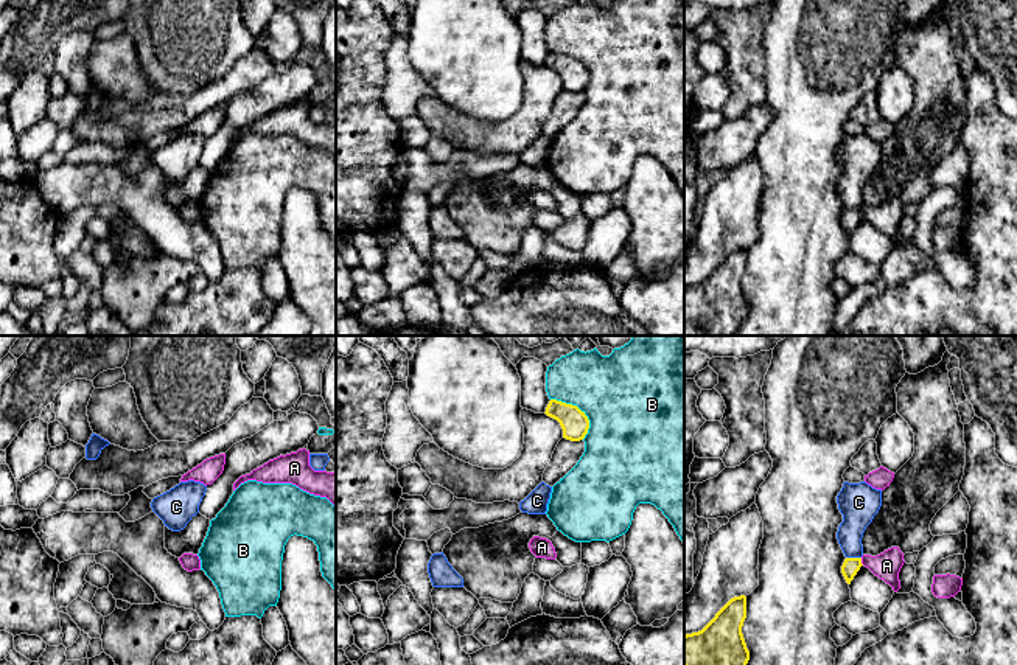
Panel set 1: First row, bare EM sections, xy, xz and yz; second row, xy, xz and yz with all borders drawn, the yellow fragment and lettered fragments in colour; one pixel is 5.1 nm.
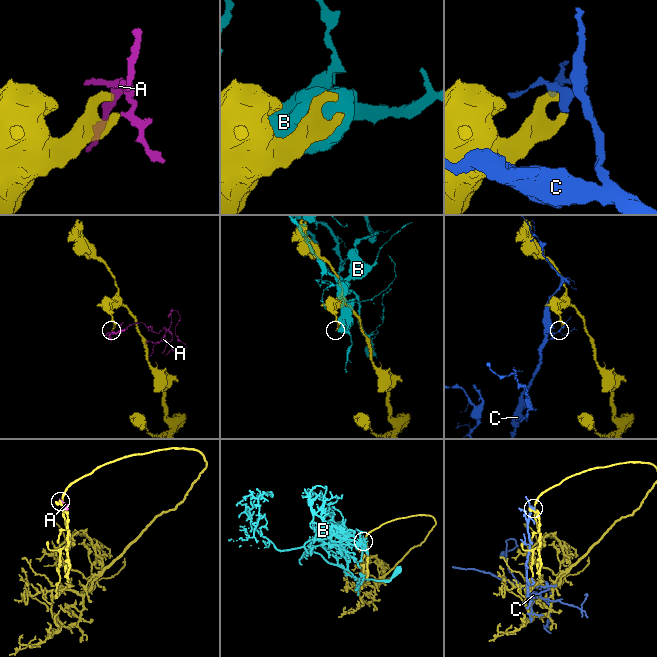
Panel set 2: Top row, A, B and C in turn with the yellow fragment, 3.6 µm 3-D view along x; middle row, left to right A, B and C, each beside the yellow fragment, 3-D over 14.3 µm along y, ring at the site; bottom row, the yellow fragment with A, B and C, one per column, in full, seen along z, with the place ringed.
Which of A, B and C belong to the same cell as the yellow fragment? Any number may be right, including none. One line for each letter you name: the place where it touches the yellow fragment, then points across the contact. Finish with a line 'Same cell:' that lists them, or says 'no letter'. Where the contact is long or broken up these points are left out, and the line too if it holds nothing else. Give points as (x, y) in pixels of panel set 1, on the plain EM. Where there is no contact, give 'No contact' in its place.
Same cell: no letter

